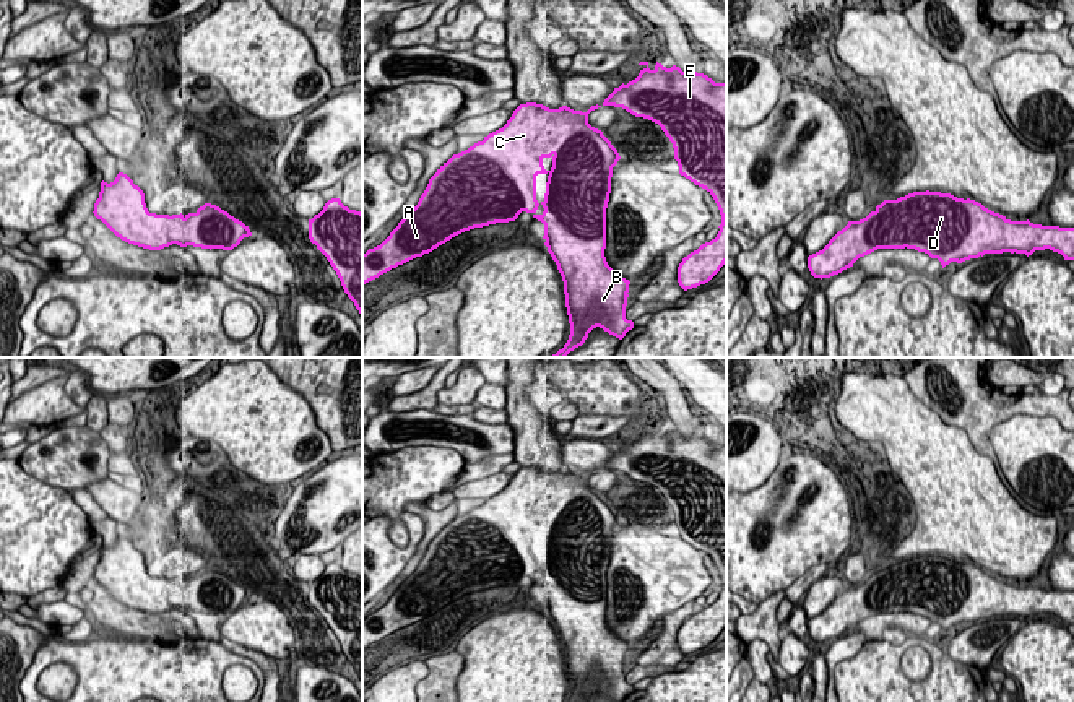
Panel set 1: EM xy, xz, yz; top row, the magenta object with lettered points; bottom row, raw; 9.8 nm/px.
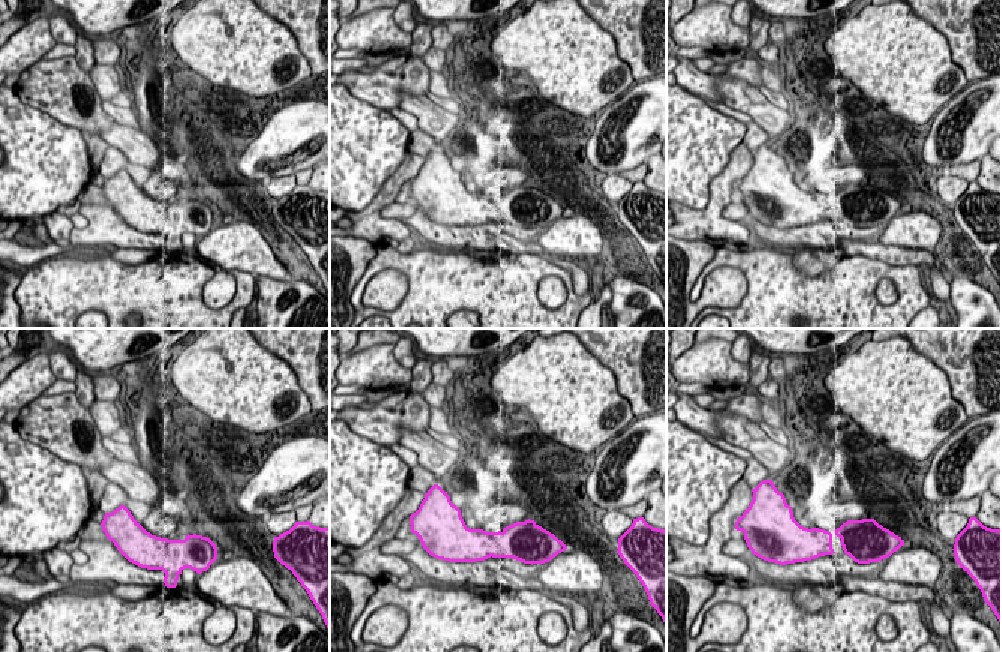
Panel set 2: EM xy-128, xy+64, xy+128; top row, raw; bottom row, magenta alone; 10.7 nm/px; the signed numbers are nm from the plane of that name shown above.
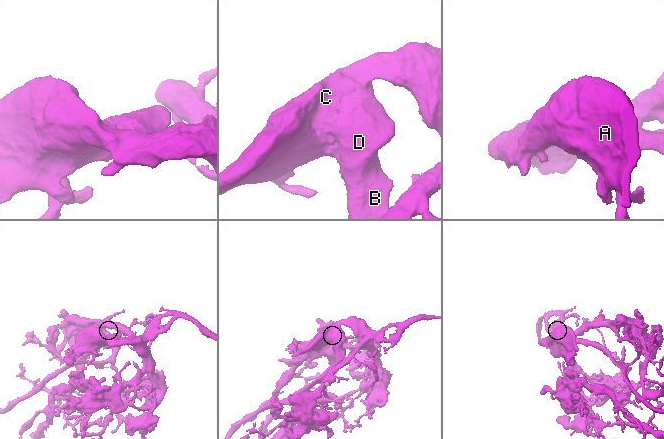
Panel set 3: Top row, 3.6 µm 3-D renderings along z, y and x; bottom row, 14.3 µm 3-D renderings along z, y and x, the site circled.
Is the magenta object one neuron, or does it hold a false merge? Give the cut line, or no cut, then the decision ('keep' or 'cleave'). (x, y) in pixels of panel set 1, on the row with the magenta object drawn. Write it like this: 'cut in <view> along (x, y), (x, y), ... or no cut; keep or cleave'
no cut; keep

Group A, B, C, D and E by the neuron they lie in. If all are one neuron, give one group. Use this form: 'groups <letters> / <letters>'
groups A B C D E

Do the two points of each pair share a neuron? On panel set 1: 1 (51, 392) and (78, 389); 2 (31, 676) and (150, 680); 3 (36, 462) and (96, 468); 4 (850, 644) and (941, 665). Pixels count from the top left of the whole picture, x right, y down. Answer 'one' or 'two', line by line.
1: two
2: one
3: one
4: two

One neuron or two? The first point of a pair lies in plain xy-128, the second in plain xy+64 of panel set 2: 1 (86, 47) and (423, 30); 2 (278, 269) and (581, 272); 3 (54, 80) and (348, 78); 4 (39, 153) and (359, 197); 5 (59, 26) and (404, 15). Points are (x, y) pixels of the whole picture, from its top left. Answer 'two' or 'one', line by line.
1: one
2: two
3: one
4: one
5: one

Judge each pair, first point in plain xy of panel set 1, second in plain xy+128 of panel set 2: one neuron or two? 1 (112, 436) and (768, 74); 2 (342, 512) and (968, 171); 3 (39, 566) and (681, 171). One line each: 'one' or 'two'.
1: two
2: two
3: one

